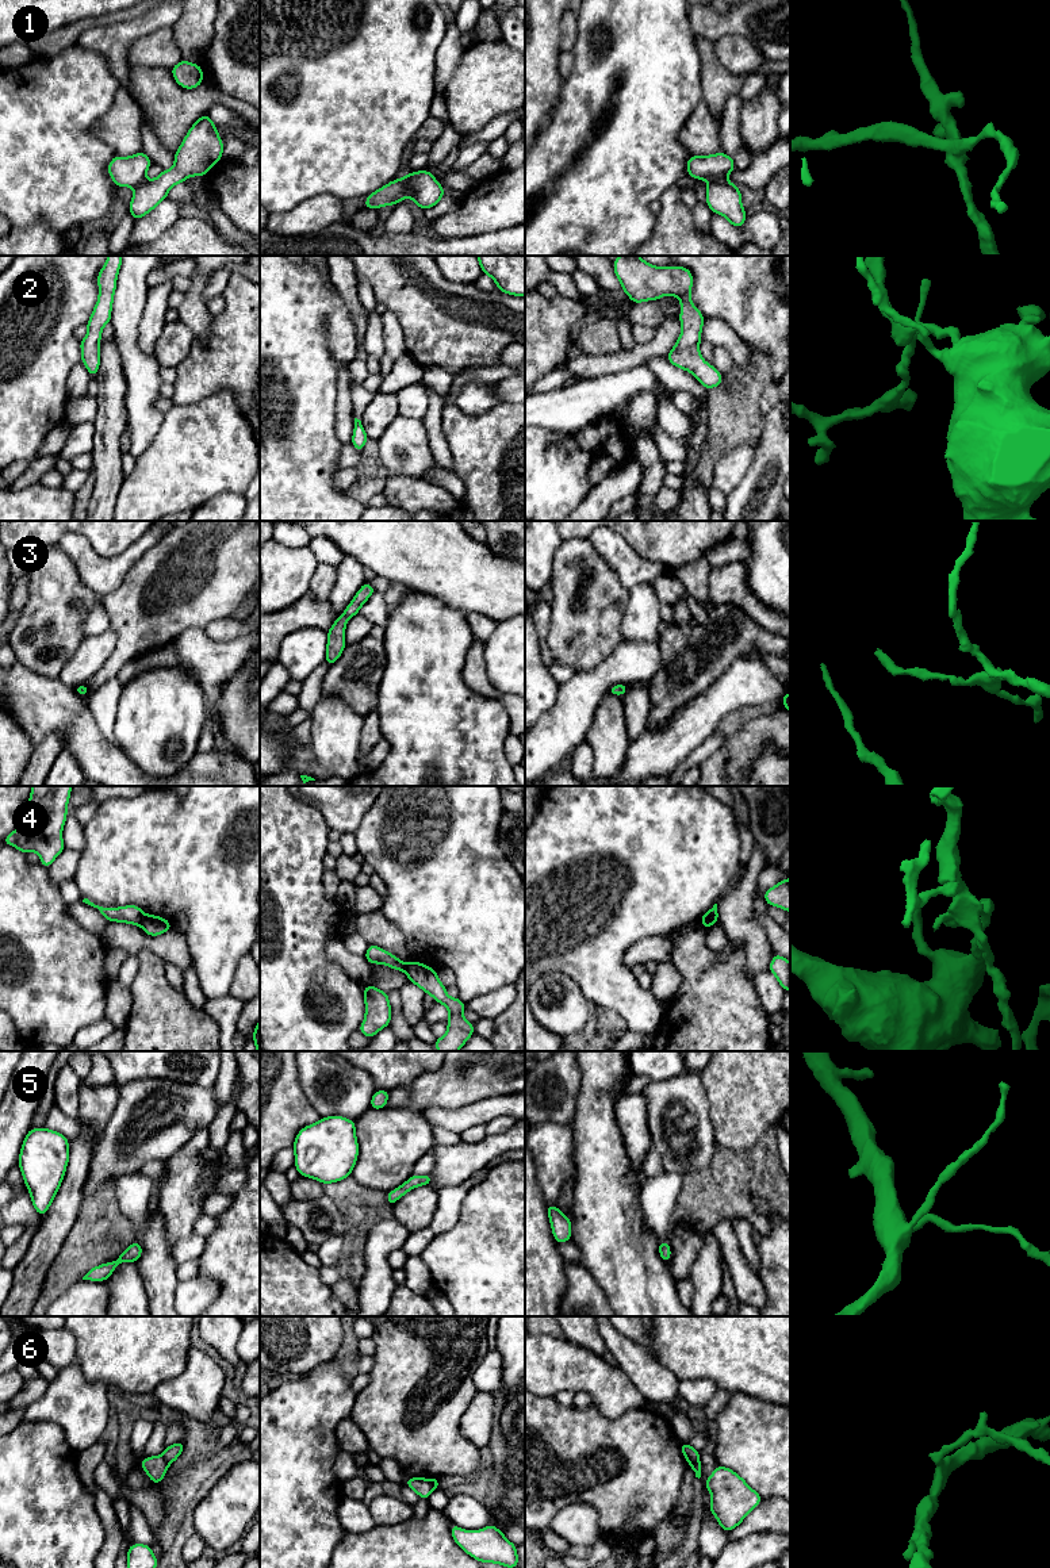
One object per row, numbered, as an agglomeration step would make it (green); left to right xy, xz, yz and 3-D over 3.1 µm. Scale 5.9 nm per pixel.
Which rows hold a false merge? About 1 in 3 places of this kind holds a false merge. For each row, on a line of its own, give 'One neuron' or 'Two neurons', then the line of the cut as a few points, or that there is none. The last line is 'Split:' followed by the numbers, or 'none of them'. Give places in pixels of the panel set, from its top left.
1: Two neurons. Split along xz (403, 177), (407, 196)
2: One neuron. No split
3: One neuron. No split
4: Two neurons. Split along xy (145, 915), (140, 924)
5: One neuron. No split
6: Two neurons. Split along yz (698, 1459), (689, 1463)
Split: 1, 4, 6

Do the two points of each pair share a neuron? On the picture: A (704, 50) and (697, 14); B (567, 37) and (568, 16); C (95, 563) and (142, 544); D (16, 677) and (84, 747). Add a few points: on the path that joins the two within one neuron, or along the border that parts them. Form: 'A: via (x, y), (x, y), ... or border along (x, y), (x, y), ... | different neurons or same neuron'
A: border along (693, 33), (713, 42) | different neurons
B: via (568, 31), (568, 22) | same neuron
C: via (107, 563), (122, 563), (130, 556) | same neuron
D: via (35, 696), (45, 705), (50, 706), (71, 728) | same neuron

